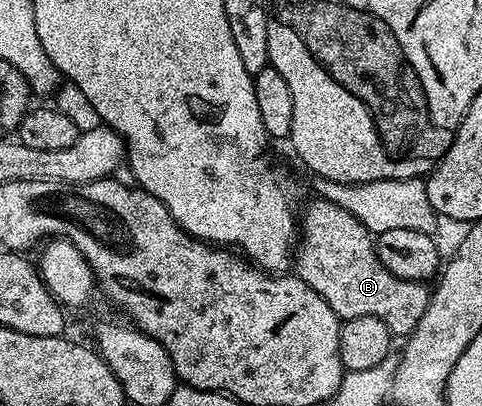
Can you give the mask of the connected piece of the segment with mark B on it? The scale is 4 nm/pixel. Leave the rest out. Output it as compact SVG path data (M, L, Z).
M314 197L309 207L304 207L299 218L299 241L295 246L295 274L308 286L315 288L323 300L333 309L338 318L344 320L355 316L375 316L387 324L390 335L408 336L419 324L423 312L427 312L427 304L431 293L425 282L412 282L397 278L379 260L374 235L338 204L329 203L328 200Z

